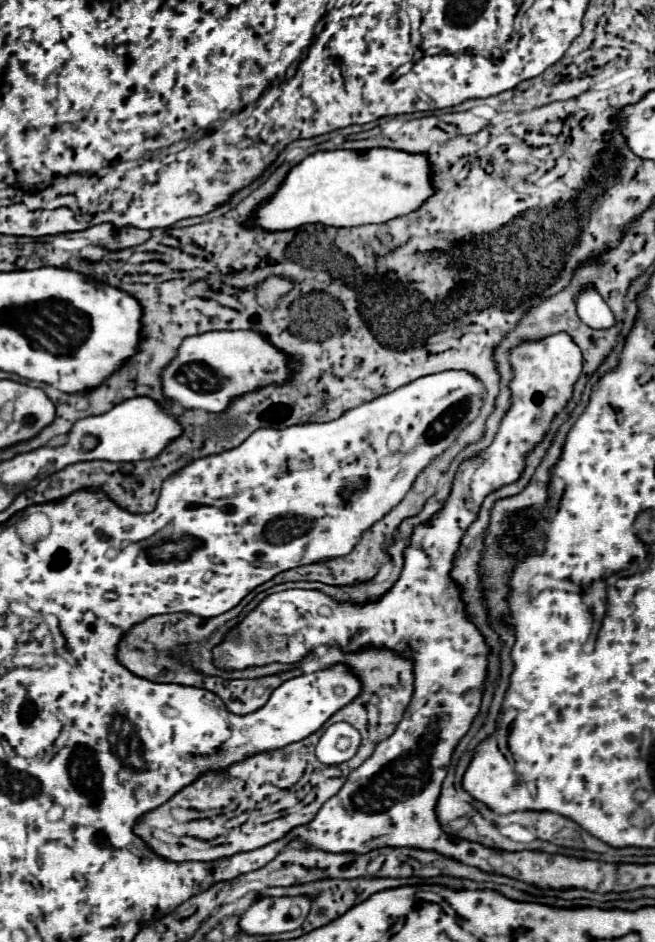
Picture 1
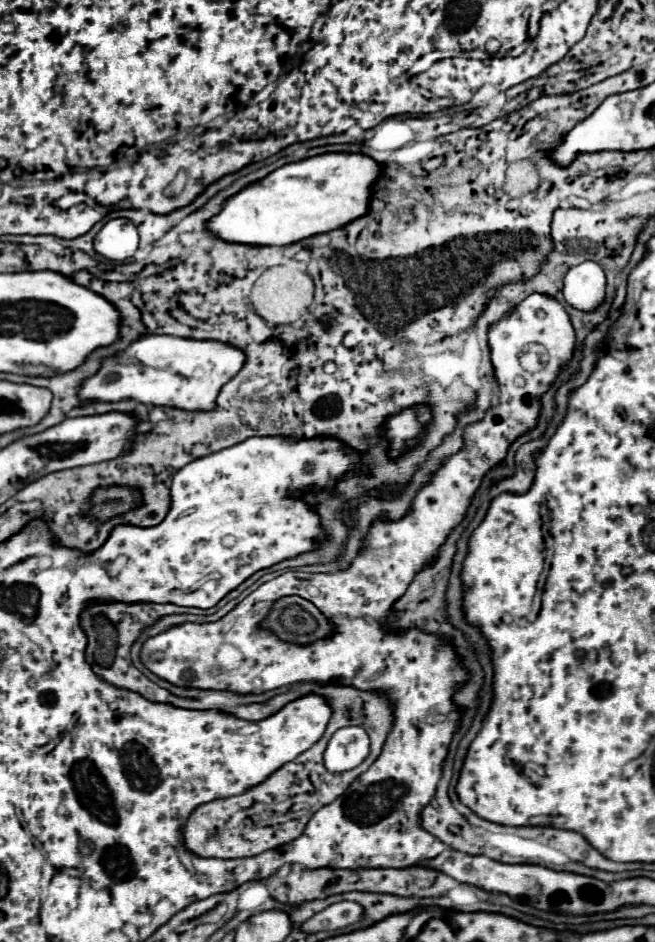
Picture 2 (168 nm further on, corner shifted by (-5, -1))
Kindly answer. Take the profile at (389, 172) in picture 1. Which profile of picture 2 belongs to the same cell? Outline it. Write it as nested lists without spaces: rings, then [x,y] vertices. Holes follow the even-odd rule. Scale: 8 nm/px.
[[[321,154],[285,164],[263,180],[239,190],[205,224],[207,232],[229,244],[285,246],[329,232],[367,214],[371,186],[381,166],[365,154]]]

